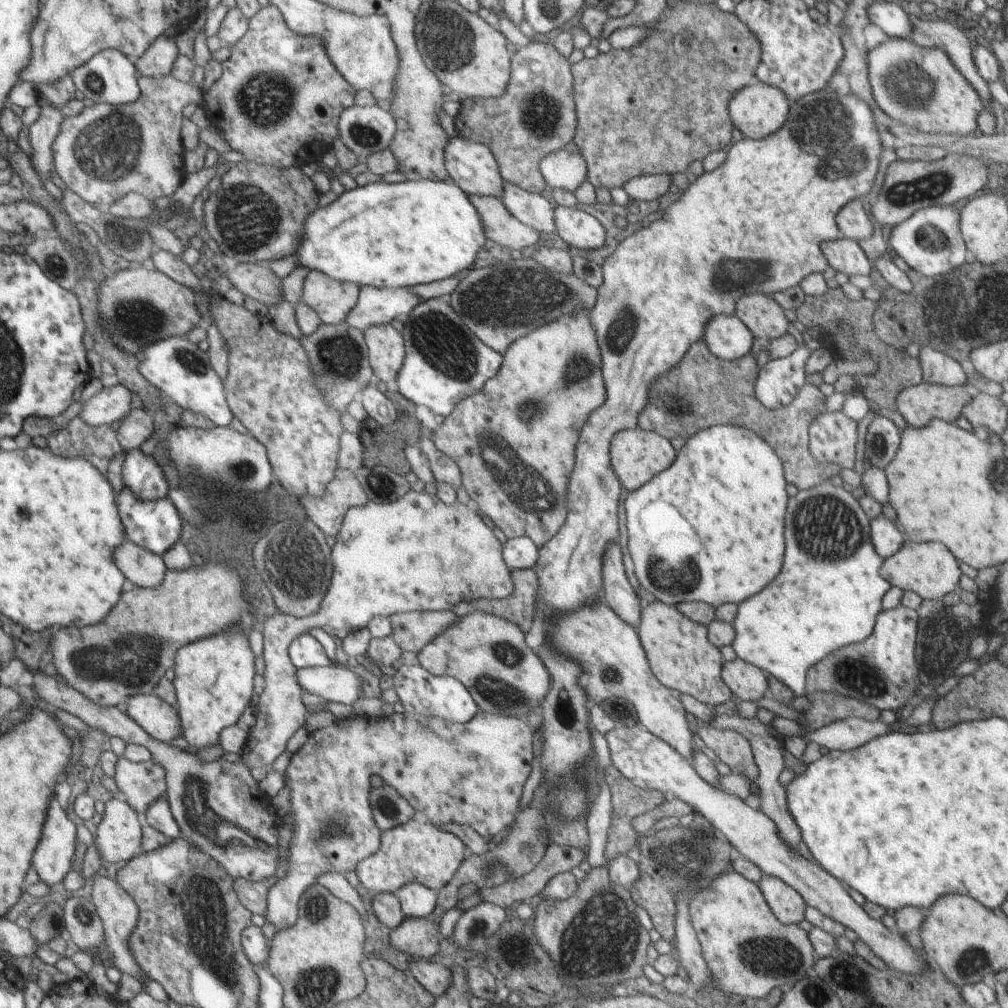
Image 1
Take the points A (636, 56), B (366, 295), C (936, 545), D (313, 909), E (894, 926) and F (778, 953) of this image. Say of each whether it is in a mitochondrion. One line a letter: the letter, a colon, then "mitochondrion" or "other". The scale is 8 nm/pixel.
A: other
B: other
C: other
D: mitochondrion
E: other
F: mitochondrion

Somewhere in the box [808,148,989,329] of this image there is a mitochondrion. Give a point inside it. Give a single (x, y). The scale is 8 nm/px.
(932, 187)

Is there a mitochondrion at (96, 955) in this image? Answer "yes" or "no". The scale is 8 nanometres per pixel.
no

